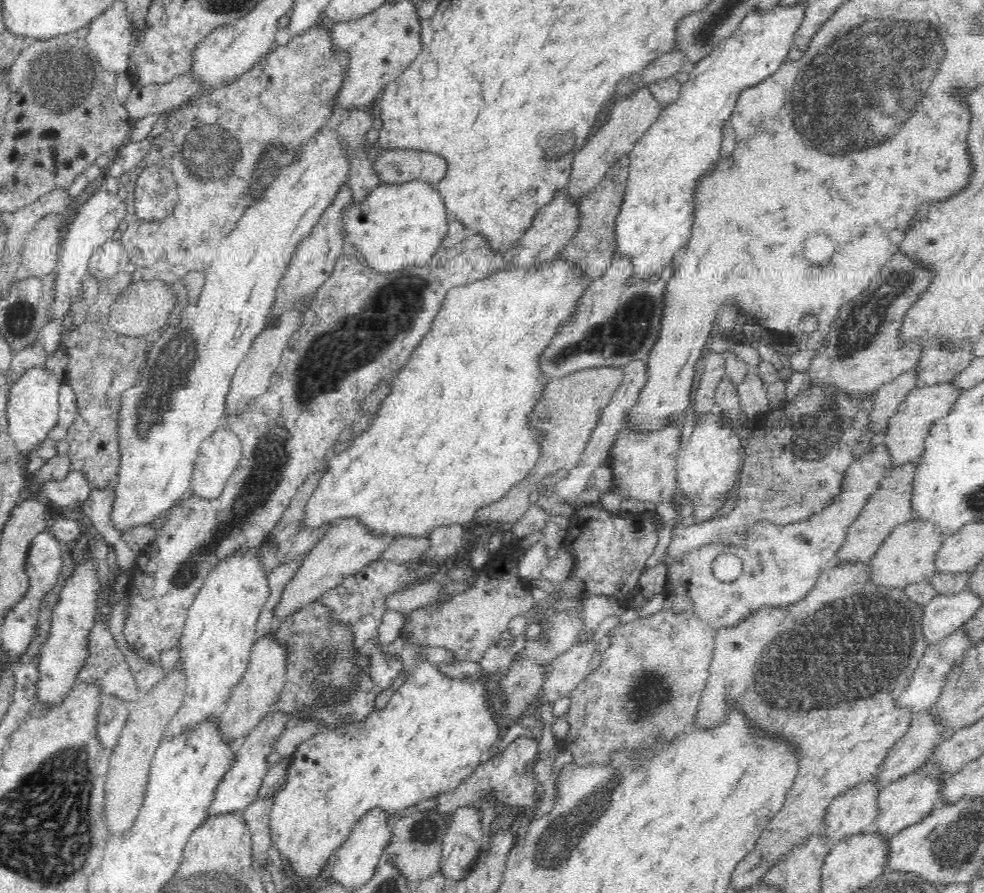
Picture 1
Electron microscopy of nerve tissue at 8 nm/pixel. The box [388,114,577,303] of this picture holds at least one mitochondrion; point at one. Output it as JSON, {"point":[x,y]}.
{"point":[559,146]}

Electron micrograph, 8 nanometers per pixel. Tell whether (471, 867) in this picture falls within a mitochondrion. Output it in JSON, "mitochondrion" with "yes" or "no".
{"mitochondrion":"no"}

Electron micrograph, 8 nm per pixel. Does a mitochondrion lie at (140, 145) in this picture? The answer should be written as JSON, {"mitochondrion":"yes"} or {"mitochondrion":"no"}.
{"mitochondrion":"no"}

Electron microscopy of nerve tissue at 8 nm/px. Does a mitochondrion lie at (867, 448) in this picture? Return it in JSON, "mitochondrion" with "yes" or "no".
{"mitochondrion":"no"}

